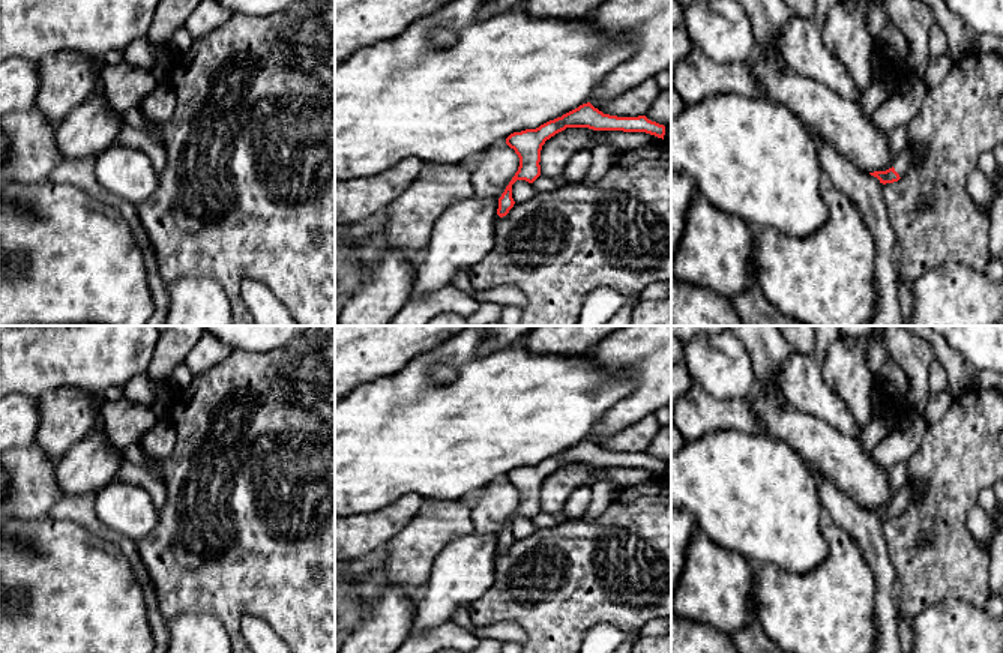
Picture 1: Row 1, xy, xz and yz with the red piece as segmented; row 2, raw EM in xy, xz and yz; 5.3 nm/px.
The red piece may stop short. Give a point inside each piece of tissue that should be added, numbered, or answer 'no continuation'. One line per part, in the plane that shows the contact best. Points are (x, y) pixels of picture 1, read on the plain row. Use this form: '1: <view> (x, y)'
1: yz (903, 499)

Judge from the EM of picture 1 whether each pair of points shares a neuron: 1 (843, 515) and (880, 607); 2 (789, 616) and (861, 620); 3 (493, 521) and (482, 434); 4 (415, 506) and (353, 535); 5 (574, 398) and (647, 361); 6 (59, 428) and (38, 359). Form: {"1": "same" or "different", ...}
{"1": "same", "2": "same", "3": "different", "4": "same", "5": "different", "6": "different"}

